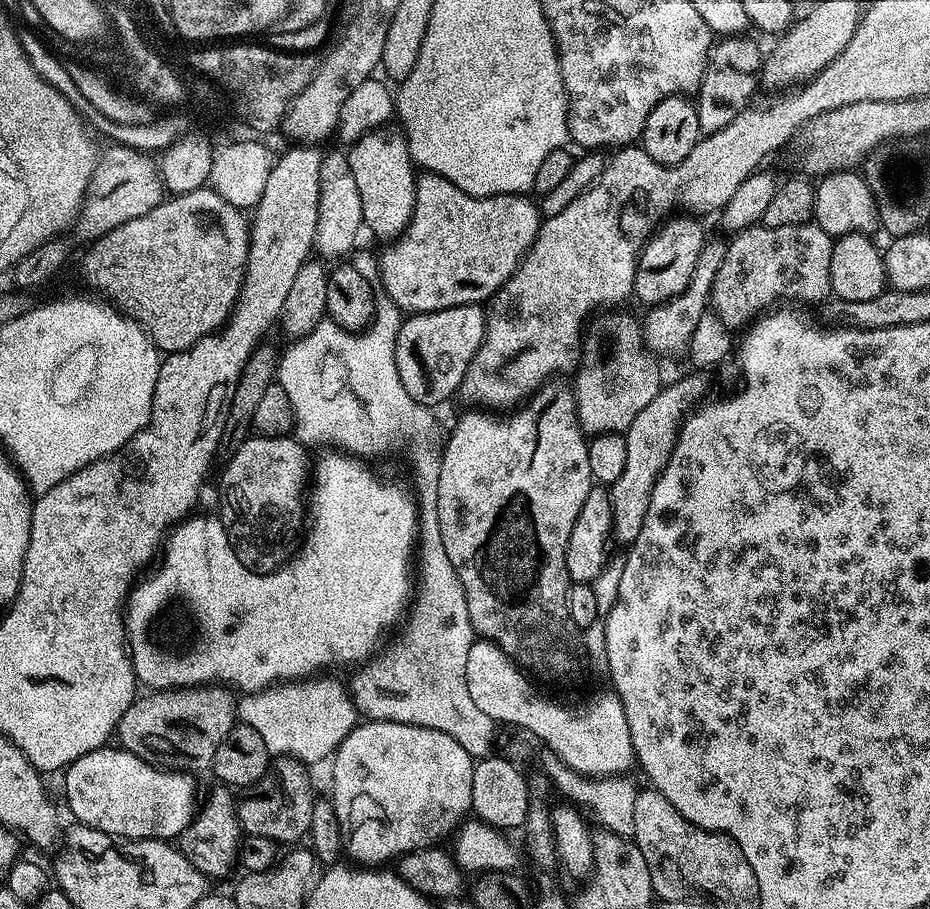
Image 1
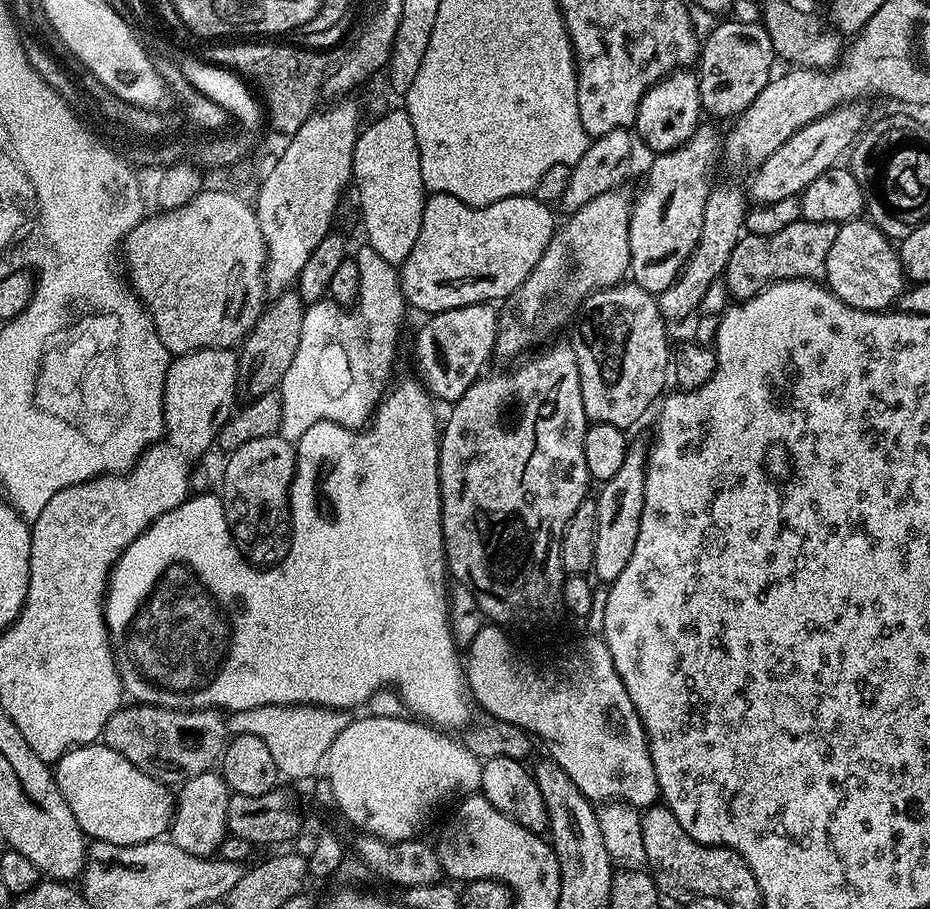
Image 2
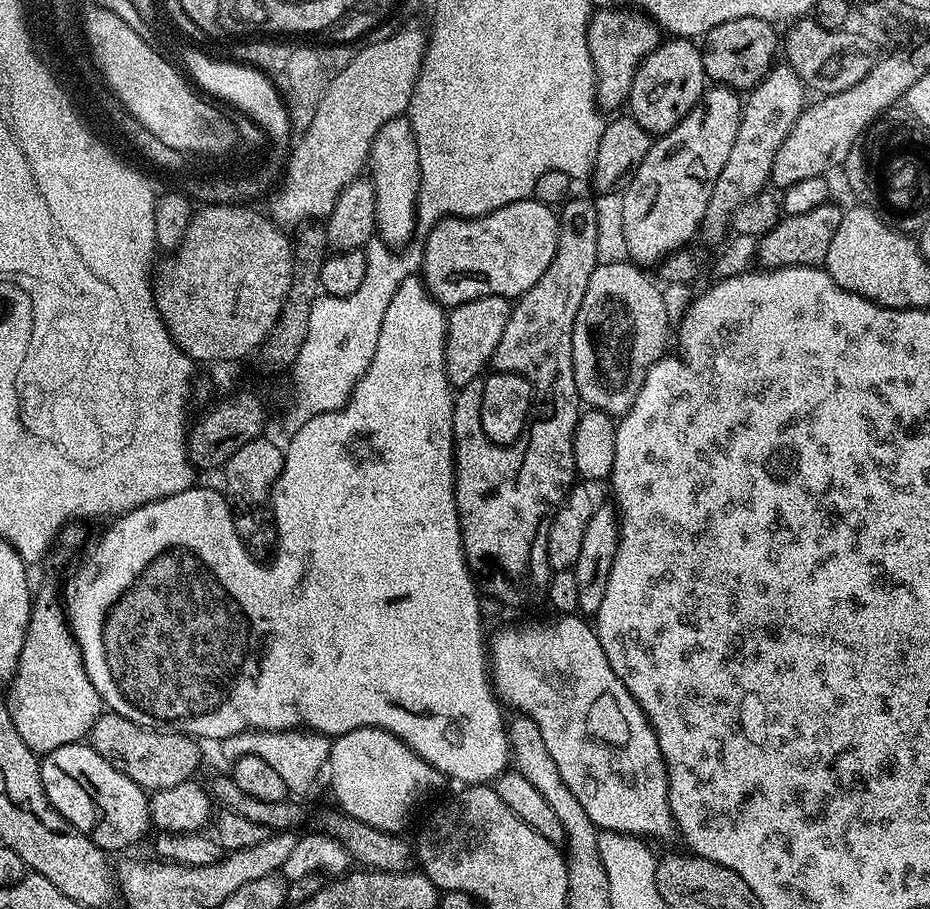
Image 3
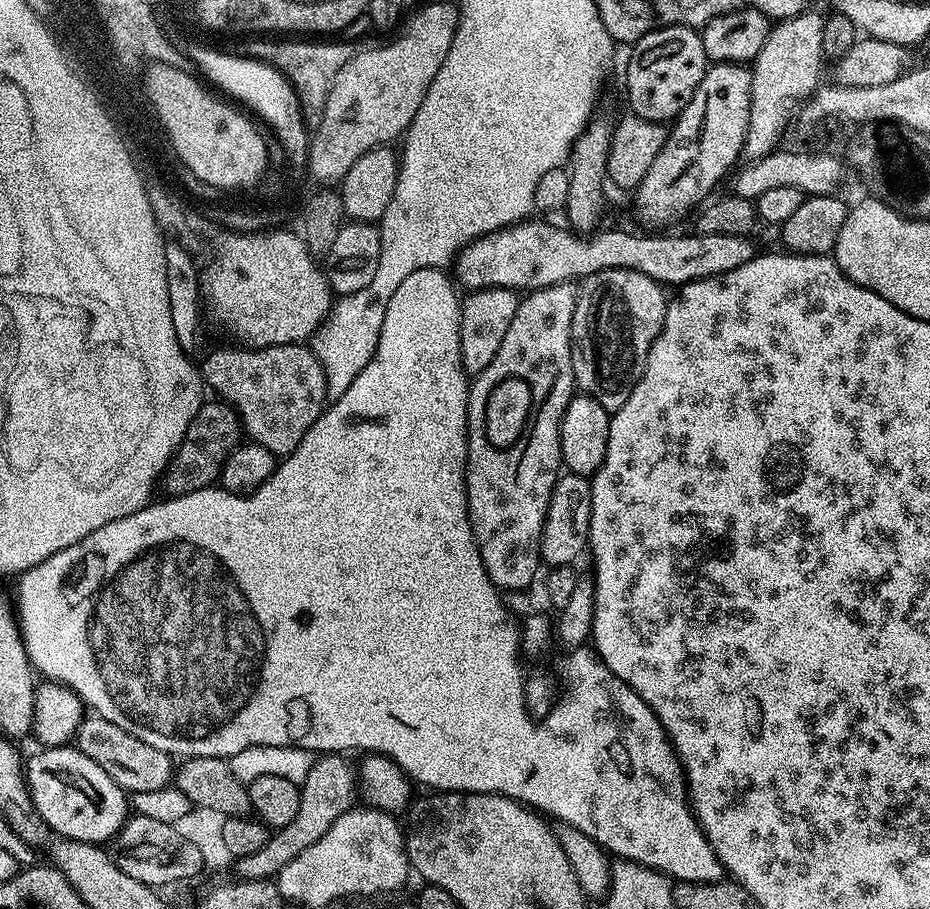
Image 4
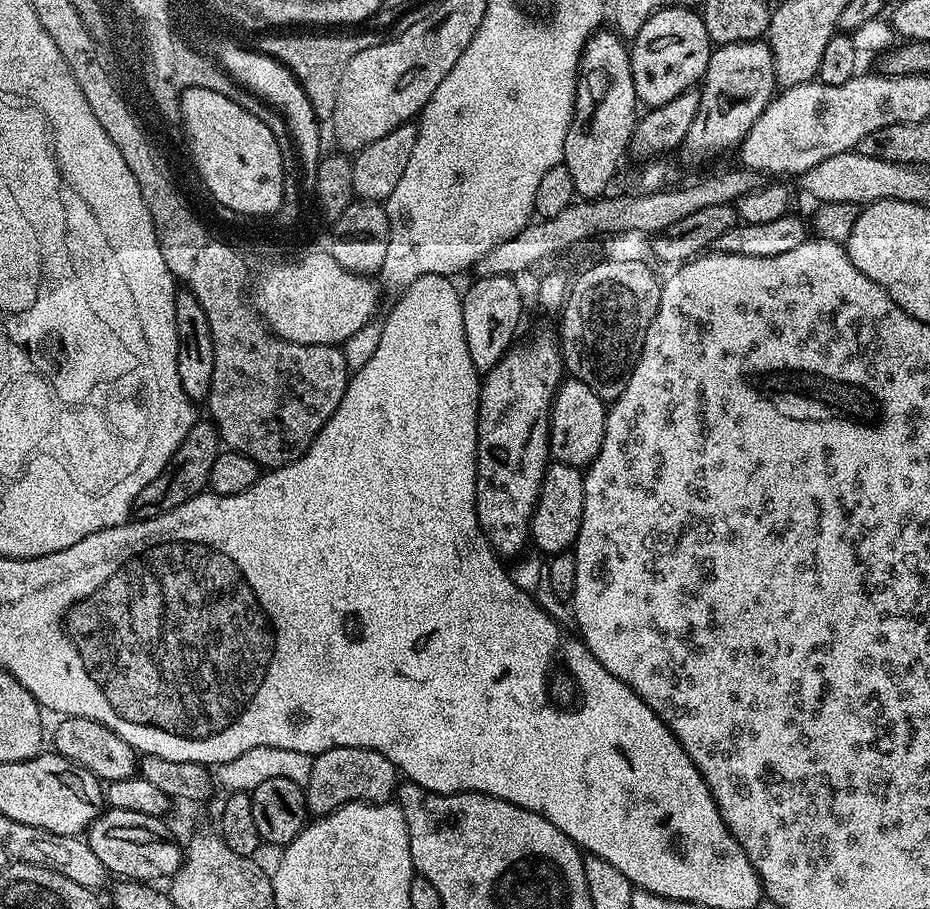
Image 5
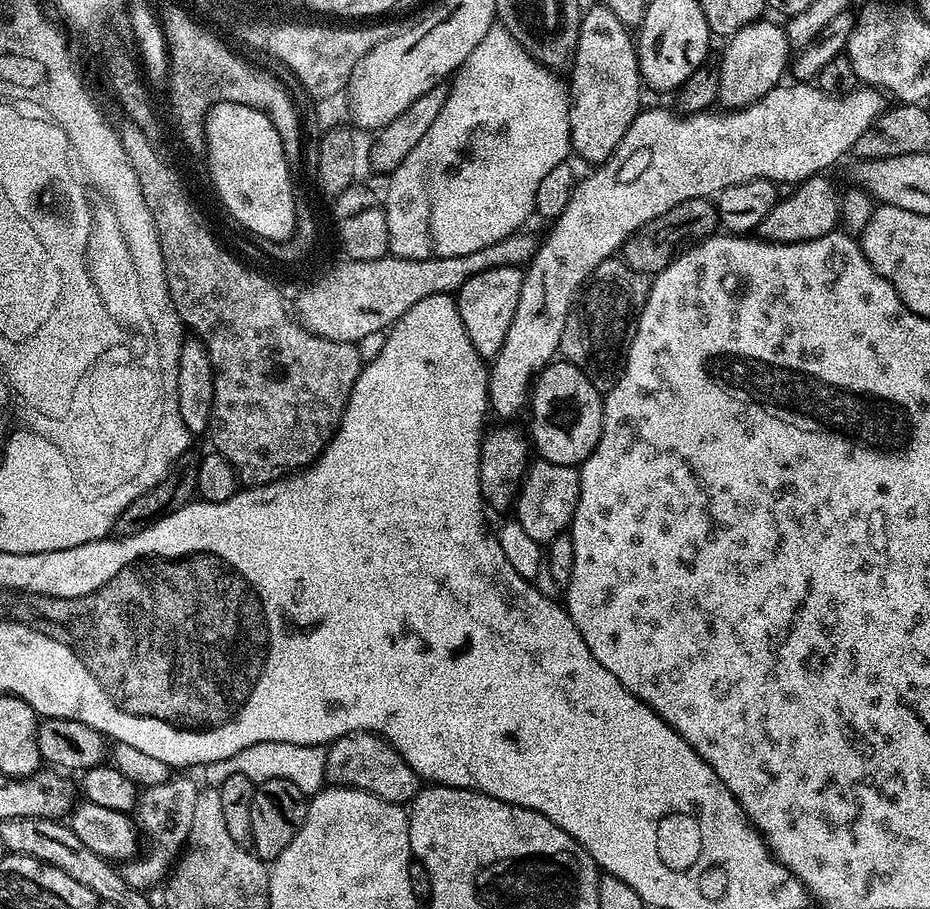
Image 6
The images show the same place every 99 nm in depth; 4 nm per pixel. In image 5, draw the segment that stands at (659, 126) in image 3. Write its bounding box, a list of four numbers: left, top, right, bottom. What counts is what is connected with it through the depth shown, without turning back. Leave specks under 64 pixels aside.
[630,6,713,108]

